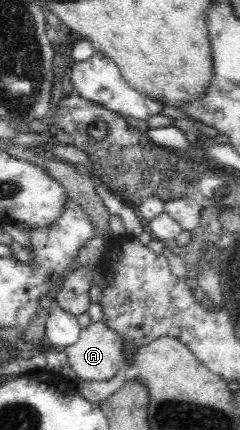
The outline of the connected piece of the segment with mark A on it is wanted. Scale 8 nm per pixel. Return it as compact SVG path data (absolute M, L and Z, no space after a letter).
M102 323L82 329L79 339L66 347L68 365L81 381L102 382L115 378L122 364L123 338Z

